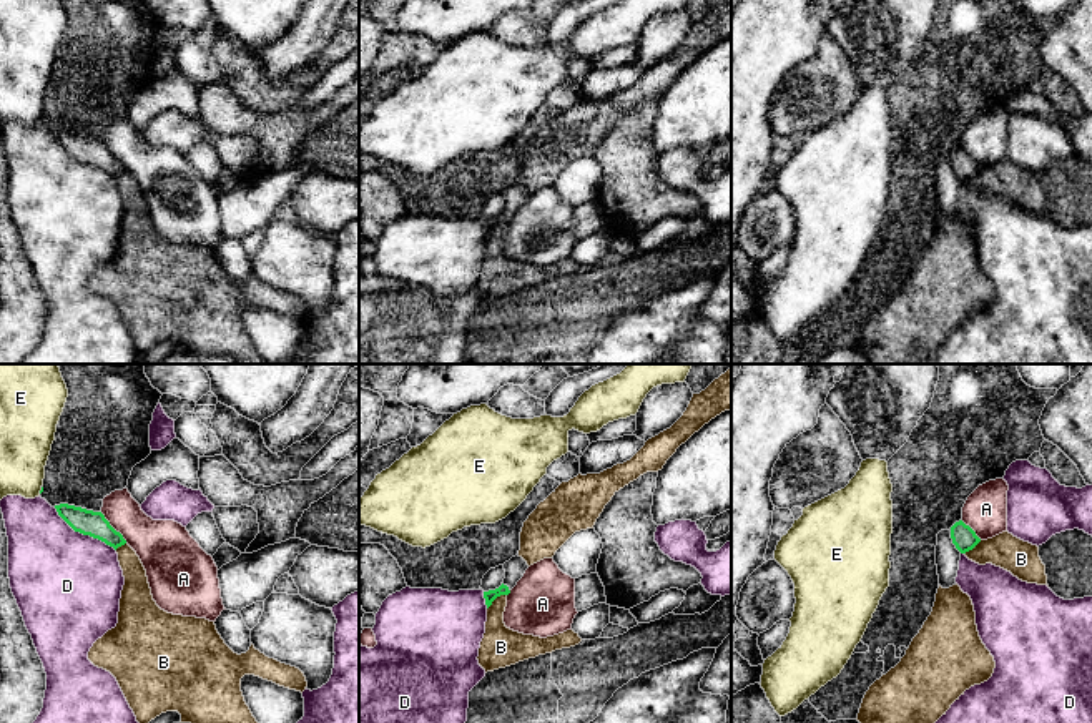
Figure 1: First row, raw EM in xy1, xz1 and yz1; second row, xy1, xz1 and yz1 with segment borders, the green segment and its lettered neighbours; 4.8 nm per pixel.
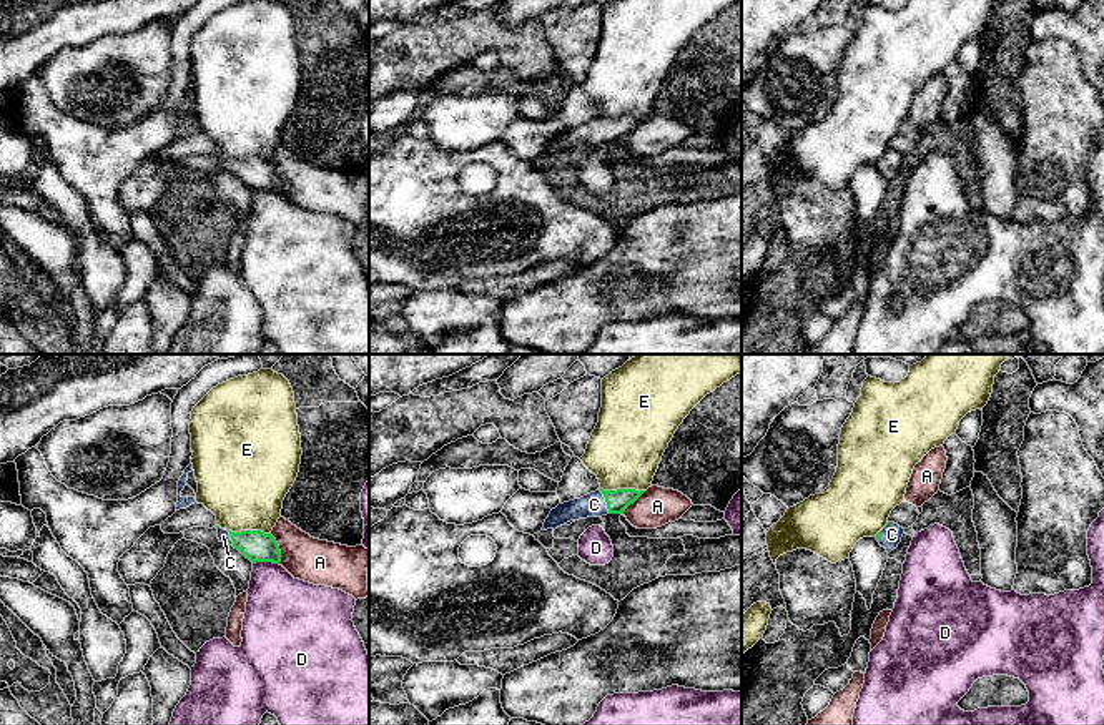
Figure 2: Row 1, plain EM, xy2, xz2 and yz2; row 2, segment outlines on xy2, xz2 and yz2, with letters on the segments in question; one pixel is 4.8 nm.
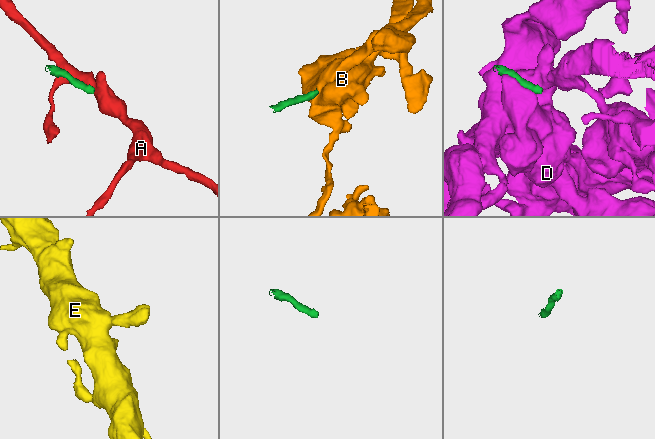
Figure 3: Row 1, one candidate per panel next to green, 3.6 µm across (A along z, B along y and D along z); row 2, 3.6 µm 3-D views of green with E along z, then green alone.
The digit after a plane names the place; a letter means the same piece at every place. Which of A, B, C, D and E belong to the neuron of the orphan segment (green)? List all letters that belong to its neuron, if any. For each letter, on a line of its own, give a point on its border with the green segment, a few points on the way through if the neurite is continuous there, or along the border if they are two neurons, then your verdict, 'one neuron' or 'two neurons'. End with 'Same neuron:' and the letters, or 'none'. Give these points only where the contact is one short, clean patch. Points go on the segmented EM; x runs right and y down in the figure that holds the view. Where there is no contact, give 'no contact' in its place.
A: xy1 (112, 527) | two neurons
B: xz1 (496, 597) | along xz1 (506, 594), (501, 594), (487, 609) | two neurons
C: xz2 (606, 501) | across xz2 (617, 501), (606, 501), (594, 504) | one neuron
D: xy1 (83, 534) | two neurons
E: xz2 (622, 489) | along xz2 (599, 488), (644, 491) | two neurons
Same neuron: C

